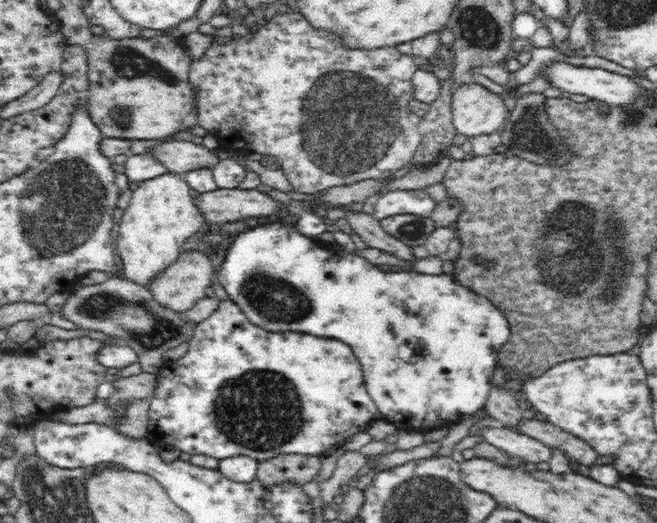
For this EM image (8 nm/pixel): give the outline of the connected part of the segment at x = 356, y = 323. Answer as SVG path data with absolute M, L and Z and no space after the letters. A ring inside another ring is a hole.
M280 220L280 222L260 224L256 228L250 228L246 232L236 234L228 246L224 248L224 260L222 260L222 264L220 264L217 270L218 282L229 294L229 300L240 307L246 319L250 323L262 328L262 330L272 332L294 330L294 332L328 336L328 338L338 338L340 341L348 342L348 345L354 348L354 354L358 357L363 370L366 390L376 403L382 419L394 424L400 430L414 430L426 433L434 428L448 427L449 424L462 418L464 414L471 415L484 407L488 400L488 394L492 390L492 376L494 376L494 371L496 370L498 352L504 346L504 343L509 340L511 334L509 321L505 317L504 312L502 312L502 309L492 304L492 301L488 300L484 295L480 295L475 290L460 284L452 274L425 274L416 271L386 272L380 270L378 265L371 263L356 252L348 252L340 246L339 243L336 244L334 254L332 255L332 252L326 250L320 240L316 242L312 237L298 232L292 222ZM406 346L408 348L410 346L428 346L428 348L410 348L410 350L414 350L414 356L418 356L418 362L412 364L412 362L406 362L400 356L400 354L404 354Z

